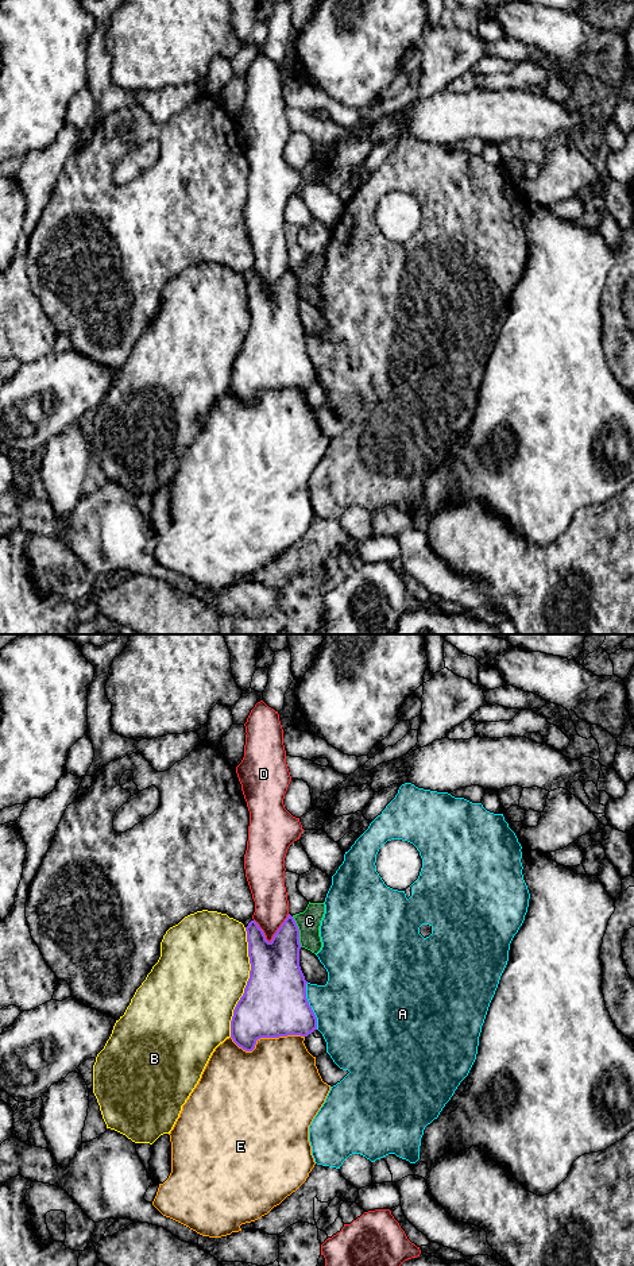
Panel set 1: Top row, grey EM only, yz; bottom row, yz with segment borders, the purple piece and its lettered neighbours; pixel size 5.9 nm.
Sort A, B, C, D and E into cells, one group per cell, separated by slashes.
A / B / C / D / E

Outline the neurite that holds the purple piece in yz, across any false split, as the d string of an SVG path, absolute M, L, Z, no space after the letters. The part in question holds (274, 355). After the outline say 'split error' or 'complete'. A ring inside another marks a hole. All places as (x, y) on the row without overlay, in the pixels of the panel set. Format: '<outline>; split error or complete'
M289 266L270 294L255 273L248 275L246 283L251 323L244 346L233 362L231 390L243 402L252 404L260 390L308 389L317 382L317 370L306 351L308 333L299 319L302 298L294 270Z; complete

